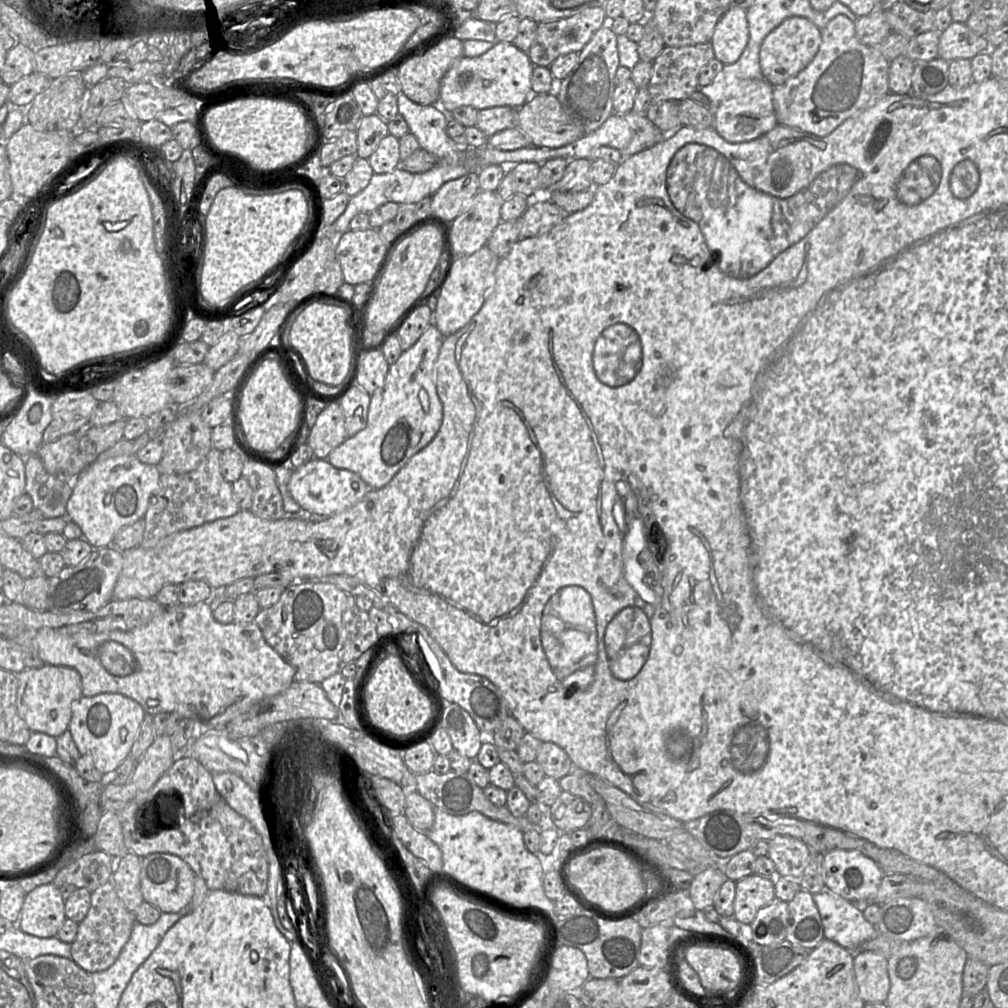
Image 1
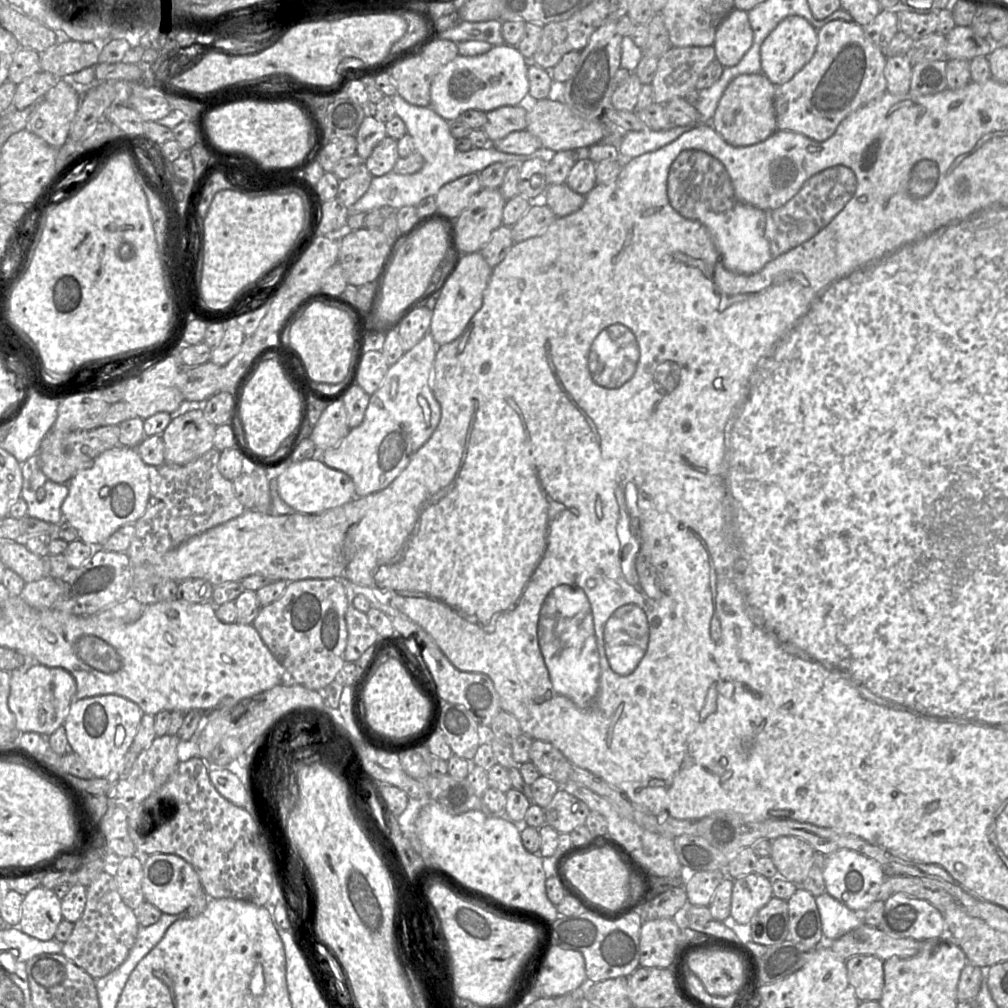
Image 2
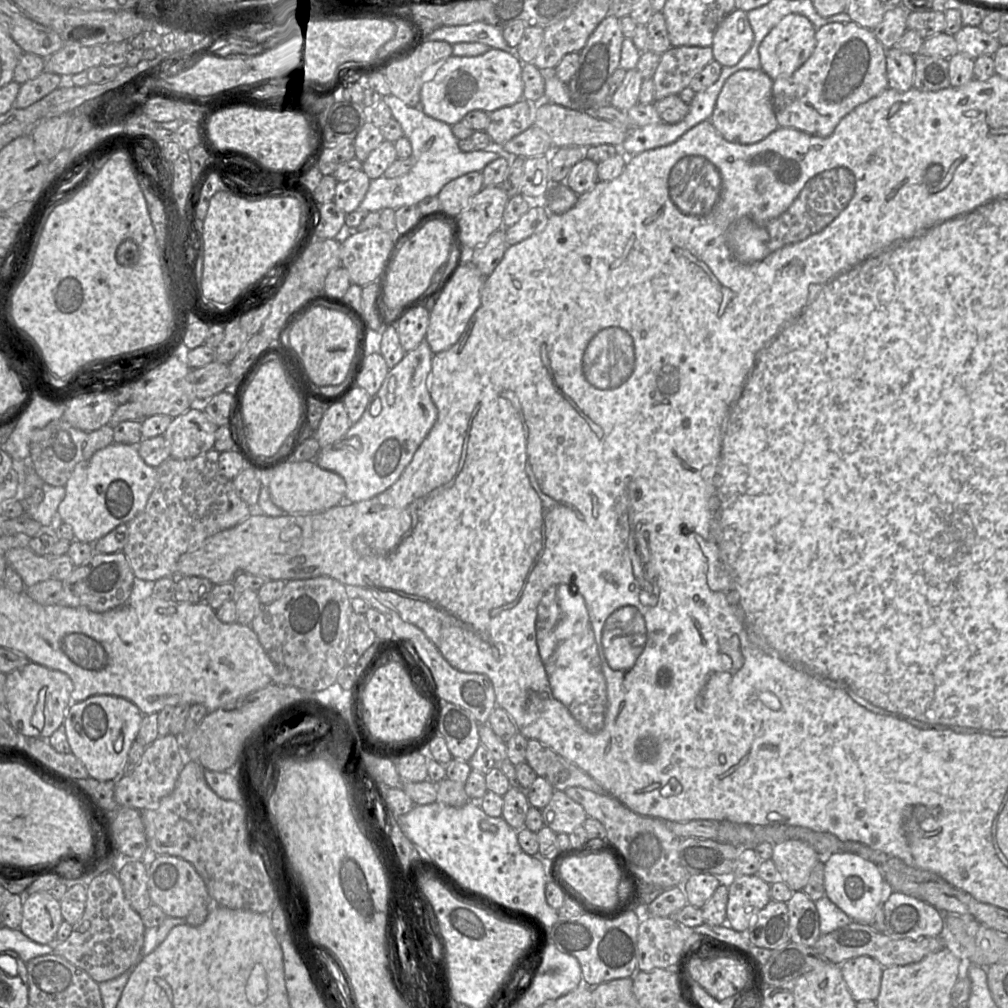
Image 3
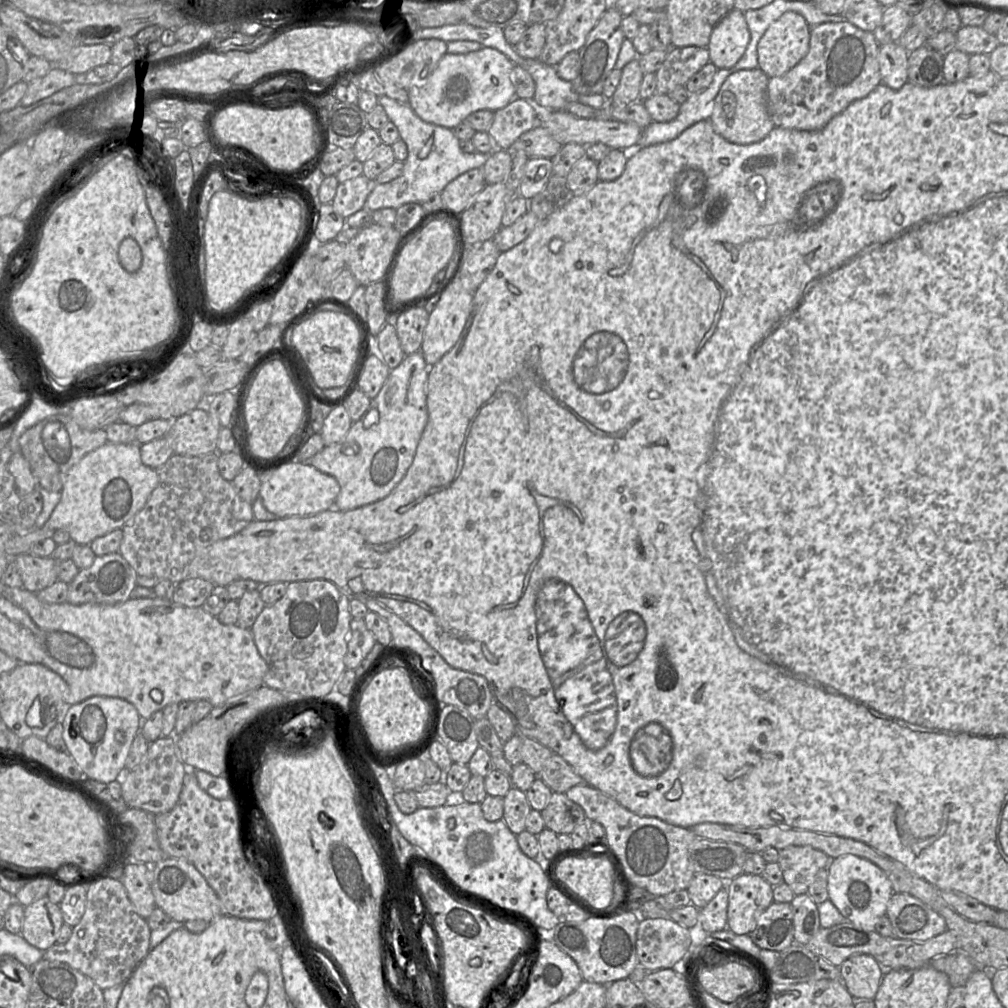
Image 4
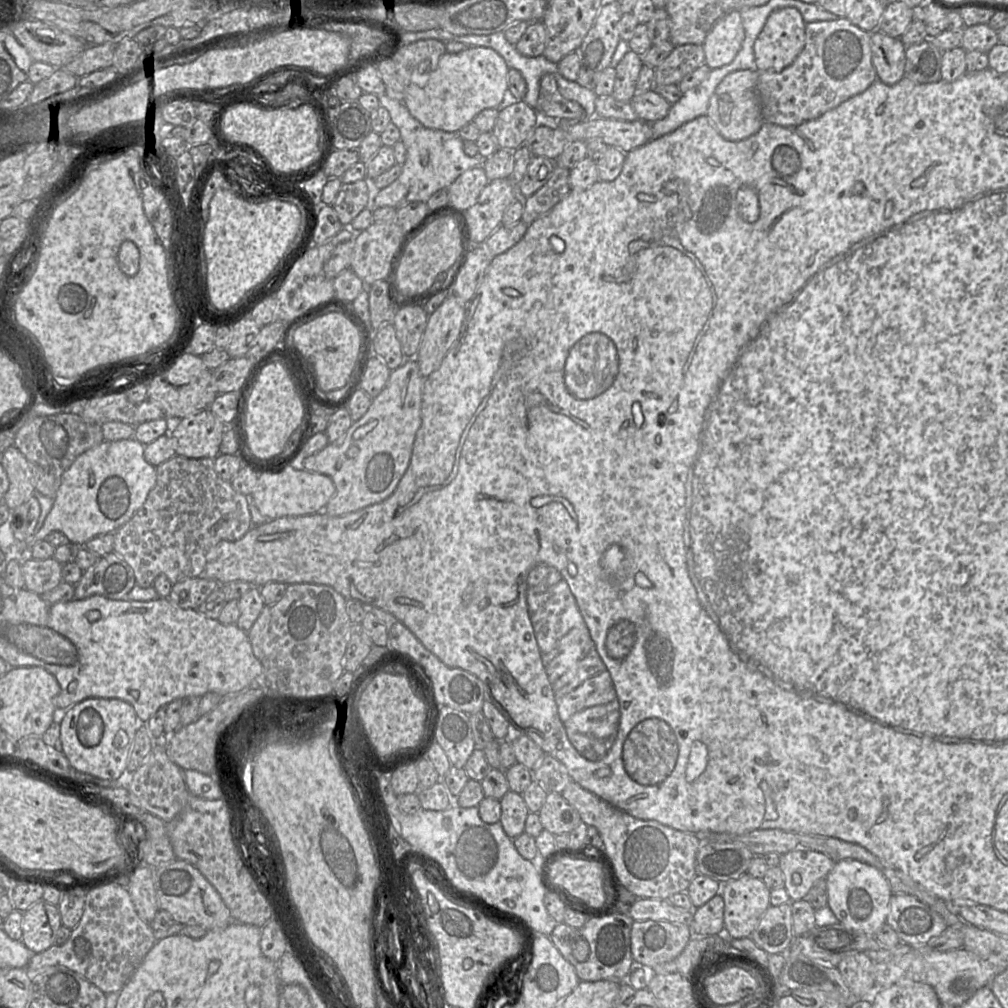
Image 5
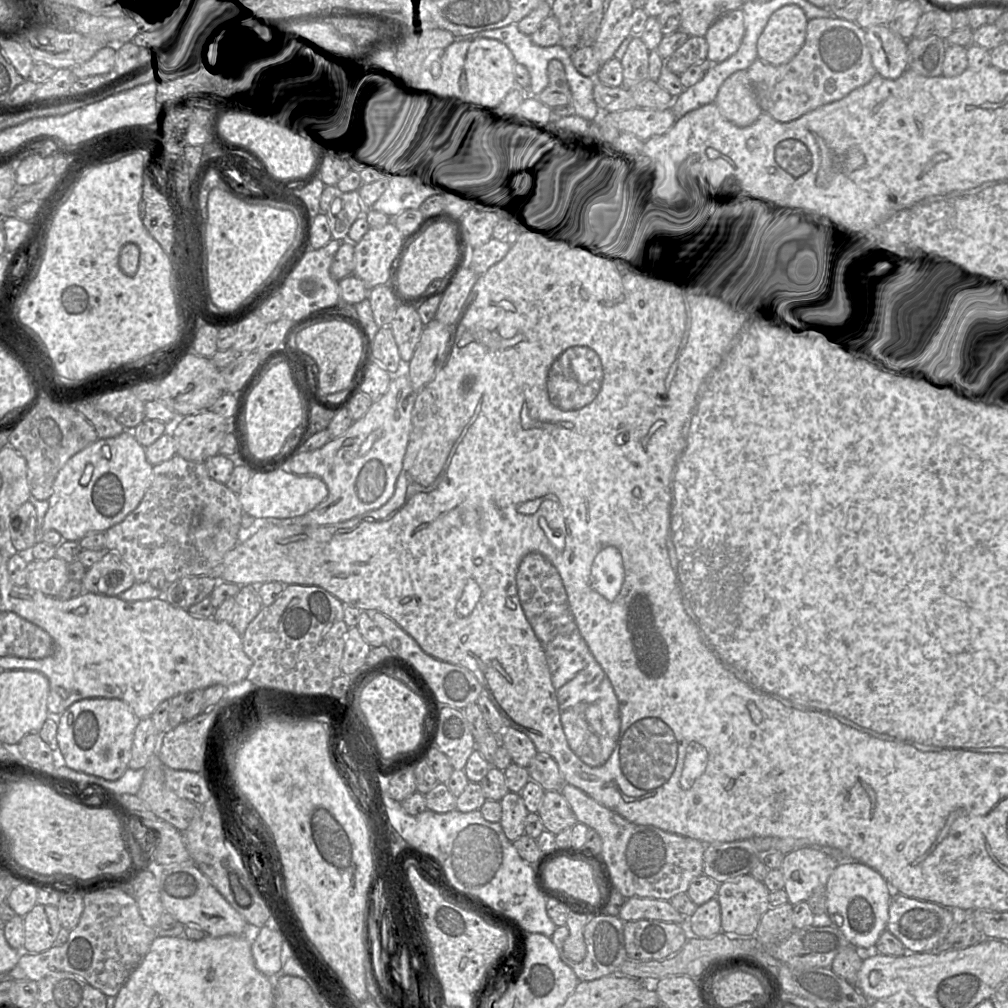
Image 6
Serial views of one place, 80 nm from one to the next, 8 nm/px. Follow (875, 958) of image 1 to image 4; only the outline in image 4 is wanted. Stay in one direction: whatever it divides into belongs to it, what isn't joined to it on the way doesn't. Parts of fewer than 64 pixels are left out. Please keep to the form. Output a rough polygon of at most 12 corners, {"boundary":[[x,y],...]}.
{"boundary":[[870,955],[839,967],[855,1000],[873,1000],[885,969]]}

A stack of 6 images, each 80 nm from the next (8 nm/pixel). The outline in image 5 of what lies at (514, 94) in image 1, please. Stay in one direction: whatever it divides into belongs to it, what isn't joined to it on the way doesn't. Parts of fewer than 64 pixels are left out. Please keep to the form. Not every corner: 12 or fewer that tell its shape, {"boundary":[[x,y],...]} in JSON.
{"boundary":[[491,48],[446,52],[402,102],[424,127],[458,132],[508,101]]}

